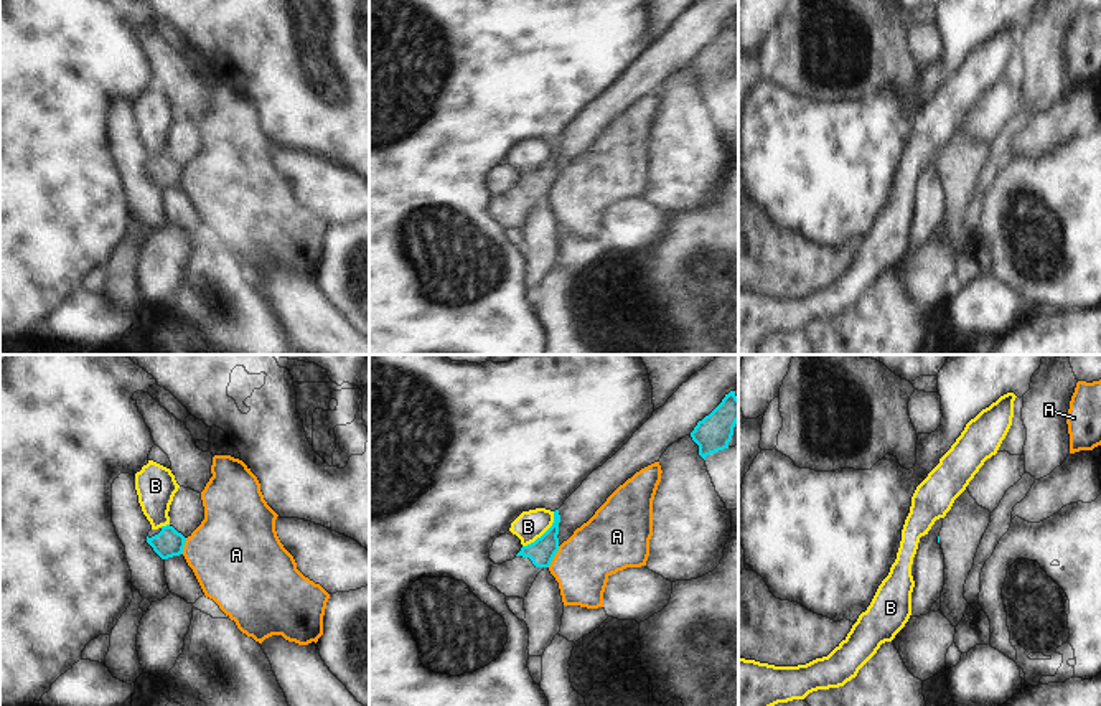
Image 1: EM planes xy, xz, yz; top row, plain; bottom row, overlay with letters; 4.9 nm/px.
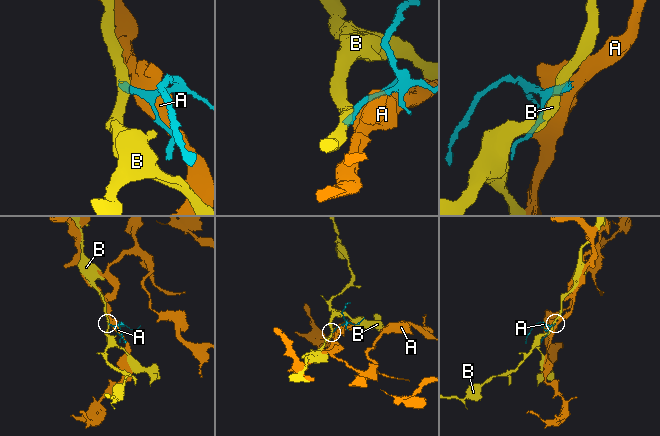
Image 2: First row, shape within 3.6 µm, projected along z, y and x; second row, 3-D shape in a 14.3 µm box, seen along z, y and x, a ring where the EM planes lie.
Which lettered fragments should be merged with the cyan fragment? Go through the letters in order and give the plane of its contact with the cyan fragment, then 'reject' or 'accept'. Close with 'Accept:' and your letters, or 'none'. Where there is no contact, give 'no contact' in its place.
A: contact in xz; reject
B: contact in xz; reject
Accept: none

